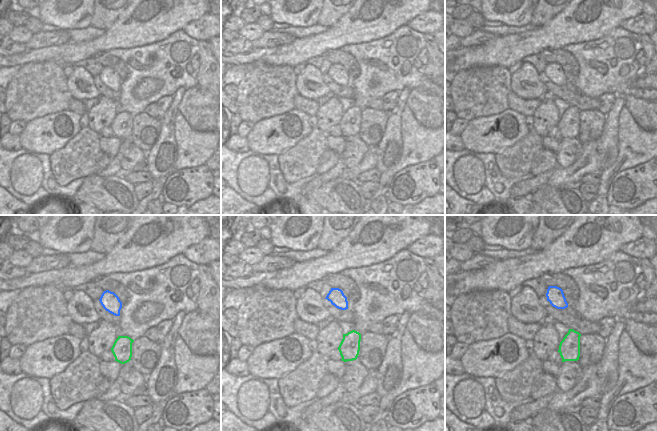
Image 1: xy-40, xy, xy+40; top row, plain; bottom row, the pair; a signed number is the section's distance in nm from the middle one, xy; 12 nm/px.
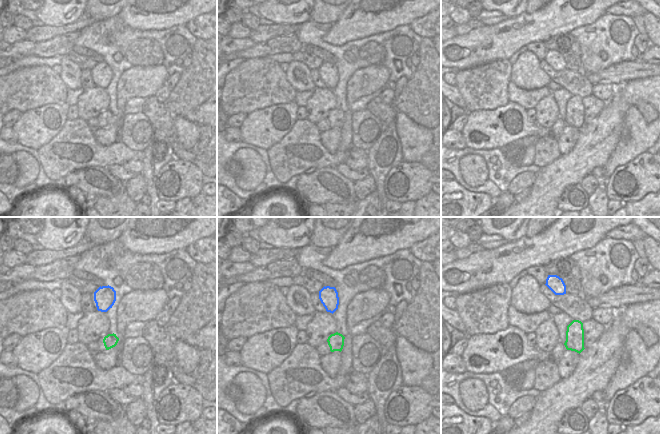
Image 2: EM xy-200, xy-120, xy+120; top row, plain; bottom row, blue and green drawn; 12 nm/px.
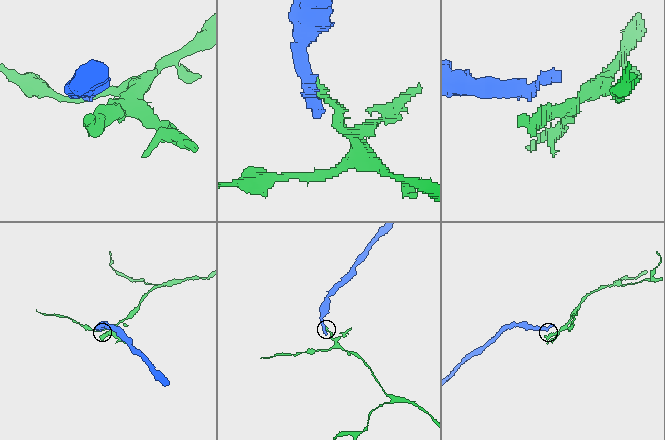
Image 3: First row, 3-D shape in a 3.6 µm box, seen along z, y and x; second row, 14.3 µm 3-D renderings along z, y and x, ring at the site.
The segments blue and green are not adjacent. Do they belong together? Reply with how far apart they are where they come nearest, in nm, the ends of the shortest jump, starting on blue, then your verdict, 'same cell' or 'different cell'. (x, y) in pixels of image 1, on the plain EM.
gap 260 nm; span xy-40 (118, 91), (118, 112); different cell

